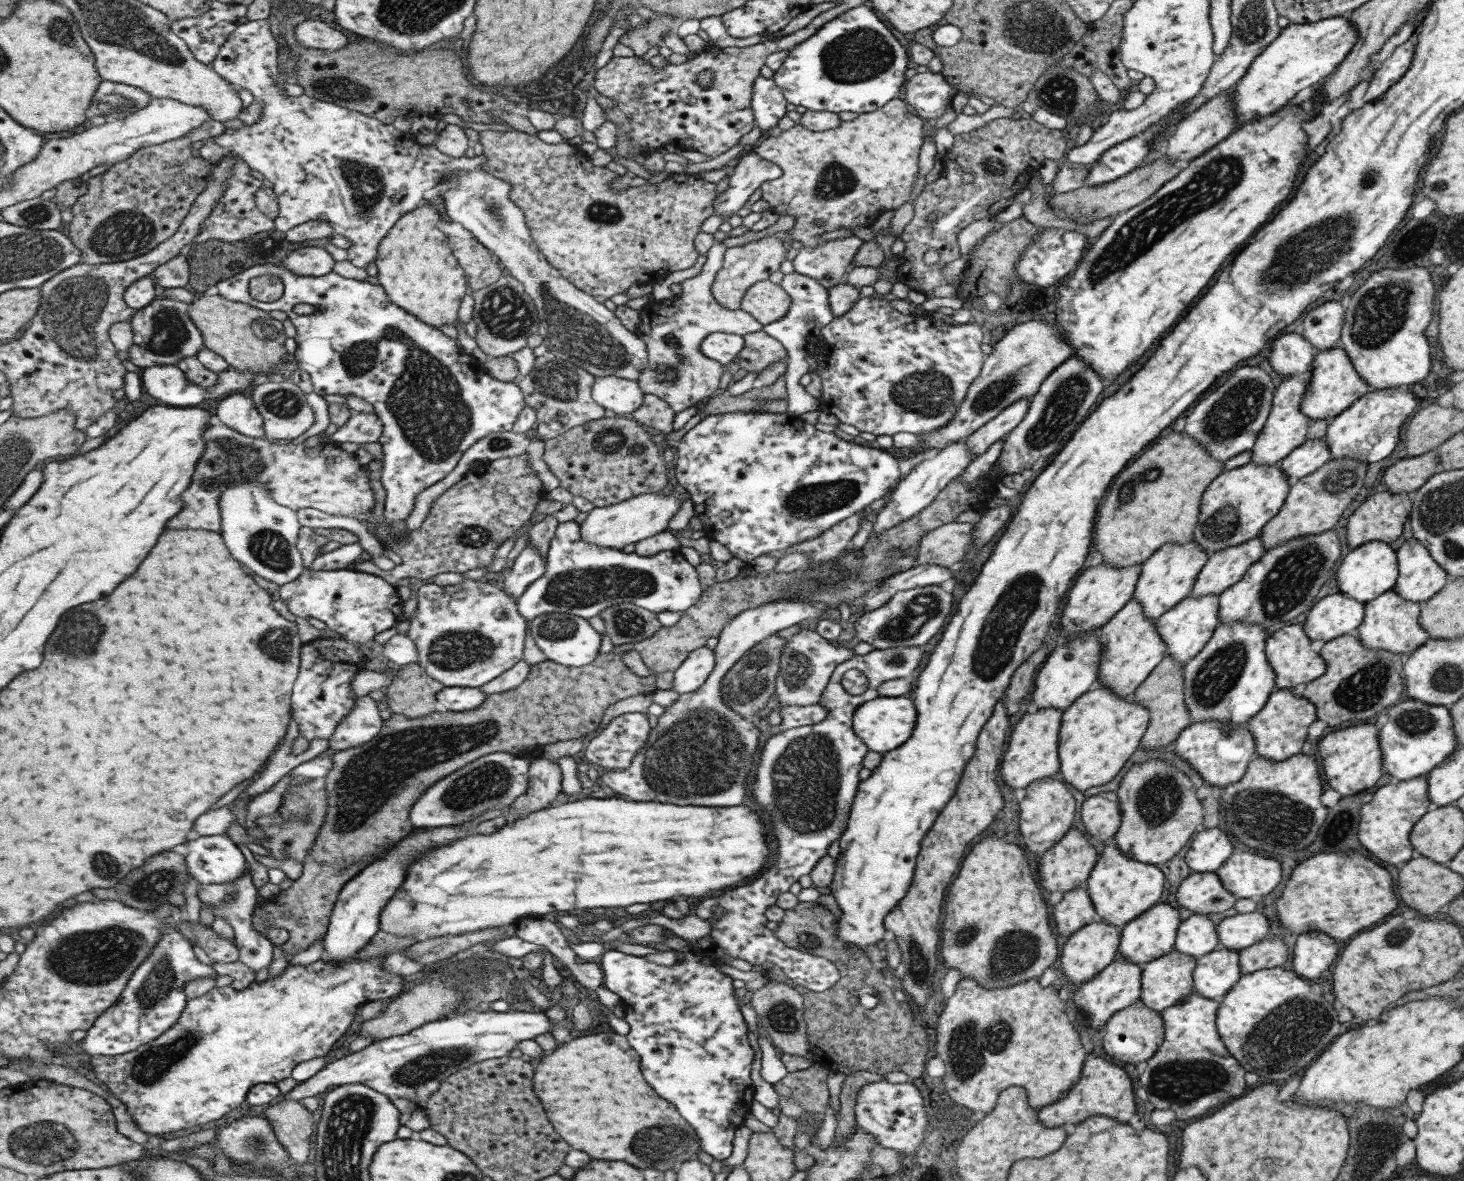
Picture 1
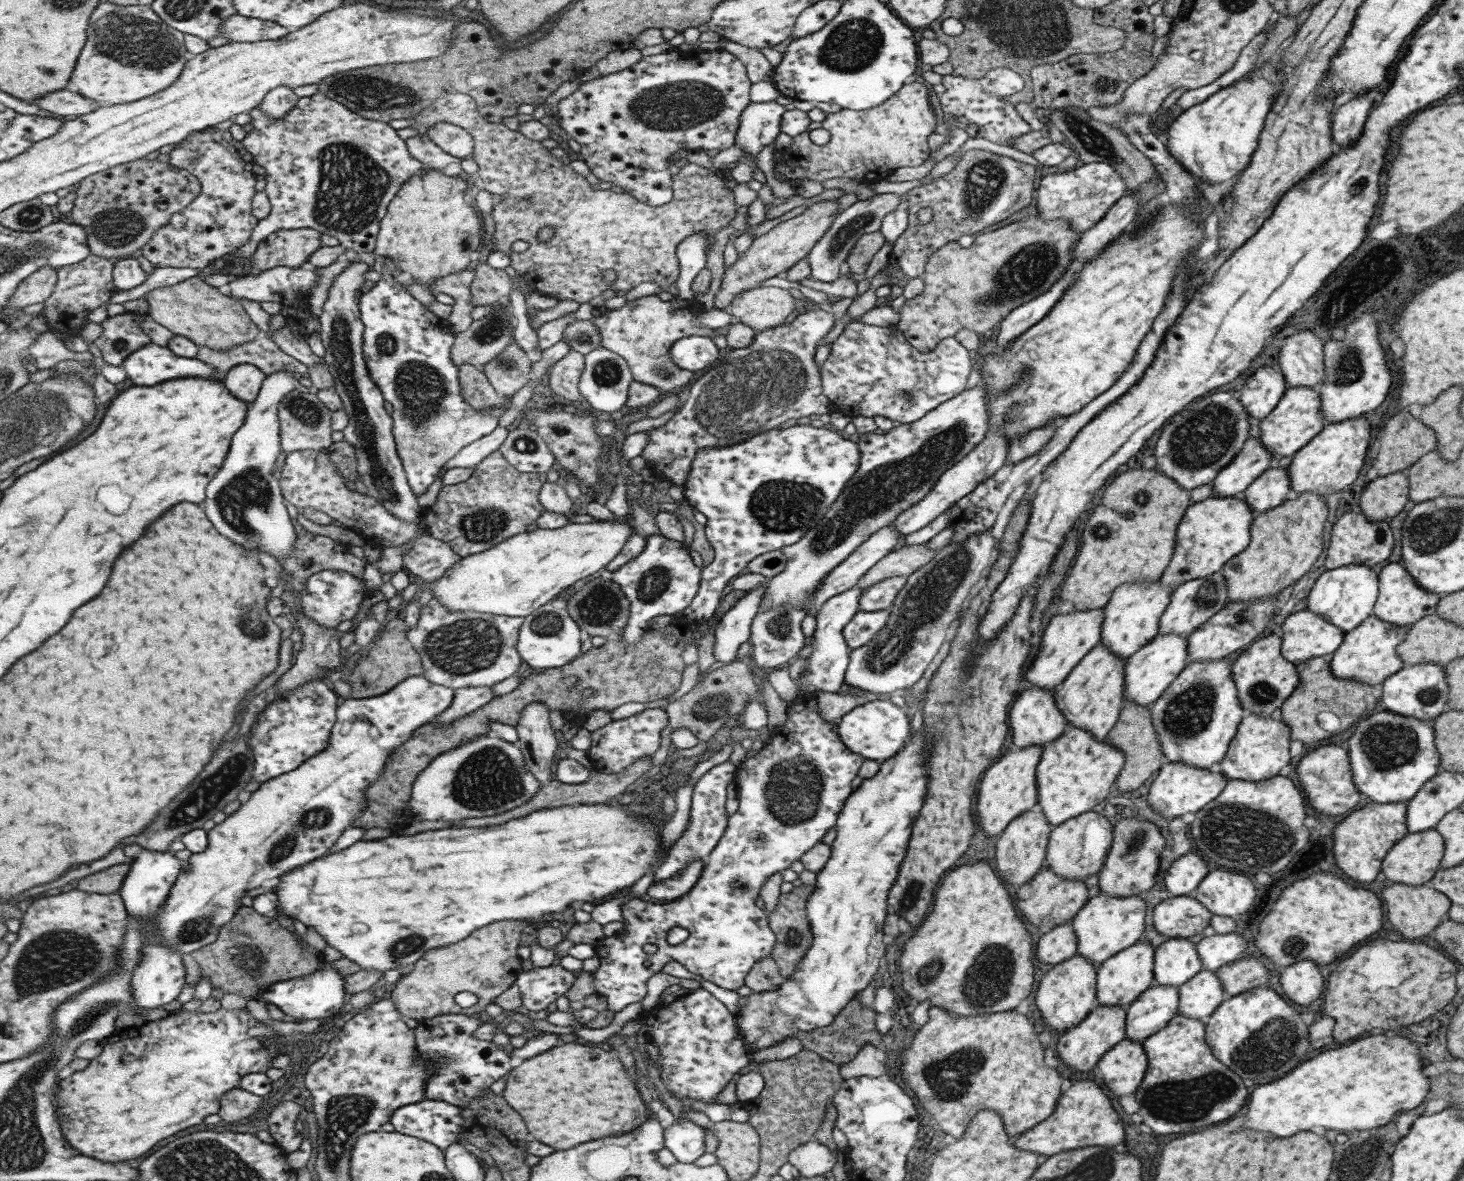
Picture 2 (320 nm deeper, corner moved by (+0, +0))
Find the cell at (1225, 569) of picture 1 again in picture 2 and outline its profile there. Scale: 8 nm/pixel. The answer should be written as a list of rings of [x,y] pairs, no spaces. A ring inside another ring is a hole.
[[[1221,572],[1204,578],[1188,580],[1176,586],[1170,594],[1168,605],[1161,613],[1158,622],[1159,635],[1181,635],[1187,637],[1201,623],[1213,616],[1226,604],[1225,581]]]

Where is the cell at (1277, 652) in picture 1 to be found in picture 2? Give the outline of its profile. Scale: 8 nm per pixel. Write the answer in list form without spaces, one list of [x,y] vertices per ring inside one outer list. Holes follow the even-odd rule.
[[[1273,634],[1260,636],[1249,647],[1241,650],[1230,666],[1236,697],[1246,714],[1267,716],[1279,708],[1293,692],[1298,678],[1294,663],[1285,660],[1280,653],[1281,639]]]

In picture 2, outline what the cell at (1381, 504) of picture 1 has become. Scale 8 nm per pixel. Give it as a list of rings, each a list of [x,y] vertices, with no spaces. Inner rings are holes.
[[[1361,512],[1345,513],[1337,518],[1331,532],[1329,532],[1329,546],[1325,550],[1323,568],[1325,571],[1359,563],[1367,567],[1373,567],[1377,563],[1383,563],[1391,554],[1393,548],[1393,536],[1388,526],[1388,521],[1371,522],[1365,519]]]

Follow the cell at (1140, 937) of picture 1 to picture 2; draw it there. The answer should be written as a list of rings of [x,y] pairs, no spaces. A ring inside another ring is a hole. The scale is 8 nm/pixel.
[[[1142,939],[1120,950],[1096,966],[1096,998],[1098,1005],[1127,1007],[1154,983],[1152,964],[1154,949]]]

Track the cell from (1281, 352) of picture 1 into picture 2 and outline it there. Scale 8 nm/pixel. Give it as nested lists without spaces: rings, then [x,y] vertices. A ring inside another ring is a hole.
[[[1271,366],[1259,367],[1237,391],[1237,399],[1251,418],[1267,416],[1283,396],[1286,386],[1280,371]]]

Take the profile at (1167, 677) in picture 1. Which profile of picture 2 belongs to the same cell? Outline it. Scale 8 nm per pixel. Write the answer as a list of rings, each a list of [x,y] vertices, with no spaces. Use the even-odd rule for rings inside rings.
[[[1125,701],[1115,724],[1106,734],[1106,742],[1118,748],[1125,757],[1119,776],[1113,785],[1119,792],[1129,792],[1139,788],[1167,762],[1155,737],[1147,708],[1148,706],[1137,705],[1136,702]]]

